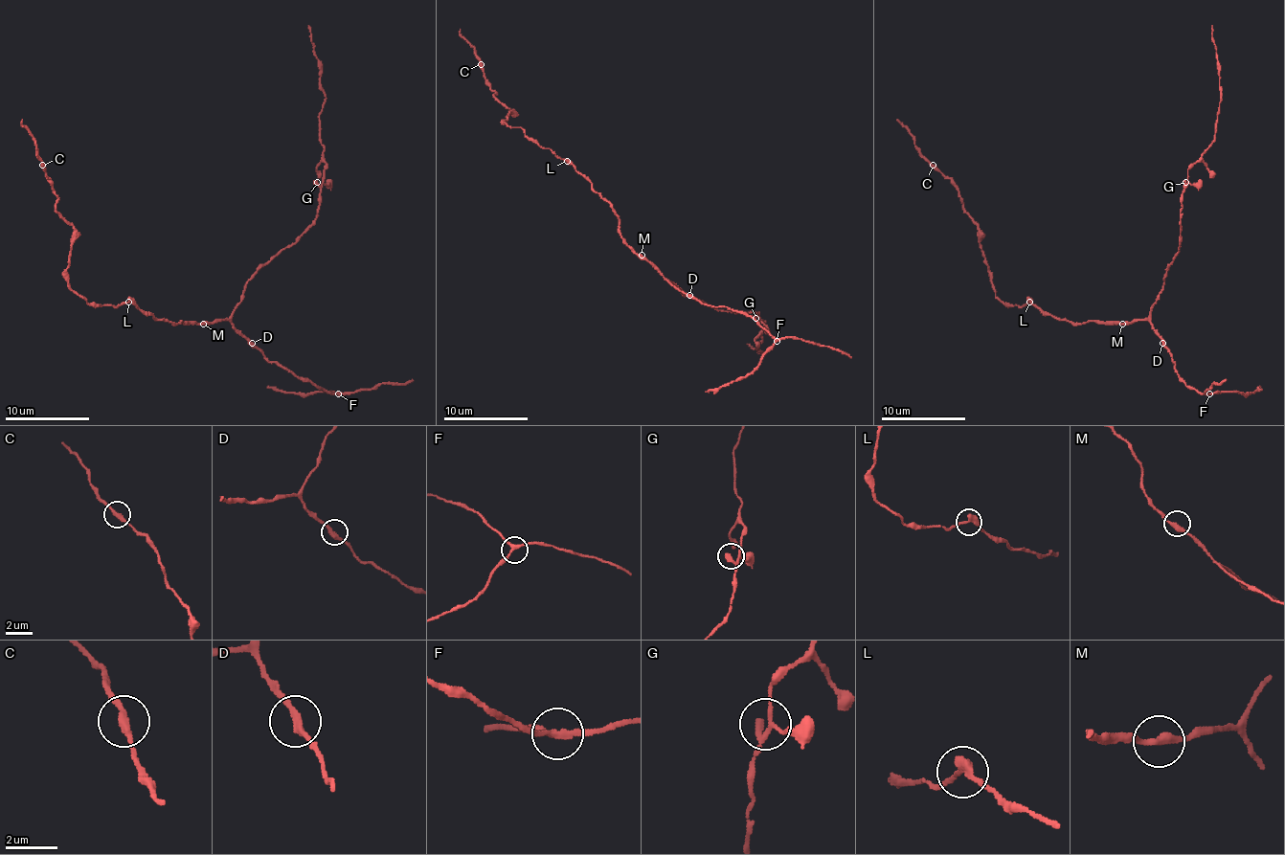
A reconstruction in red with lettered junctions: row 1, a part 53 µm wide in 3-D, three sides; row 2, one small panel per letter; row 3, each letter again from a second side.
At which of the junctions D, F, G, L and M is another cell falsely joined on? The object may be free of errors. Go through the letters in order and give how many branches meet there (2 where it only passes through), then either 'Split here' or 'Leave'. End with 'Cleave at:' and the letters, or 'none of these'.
D: Branches: 2. Leave
F: Branches: 3. Leave
G: Branches: 2. Leave
L: Branches: 2. Leave
M: Branches: 2. Leave
Cleave at: none of these

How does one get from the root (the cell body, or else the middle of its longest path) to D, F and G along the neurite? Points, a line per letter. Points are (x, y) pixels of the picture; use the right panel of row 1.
D: (1112, 322), (1131, 324), (1146, 320), (1162, 343)
F: (1112, 322), (1131, 324), (1146, 320), (1162, 341), (1178, 374), (1190, 387), (1209, 393)
G: (1112, 322), (1131, 324), (1150, 315), (1150, 306), (1157, 301), (1167, 269), (1180, 248), (1180, 210), (1185, 182)

